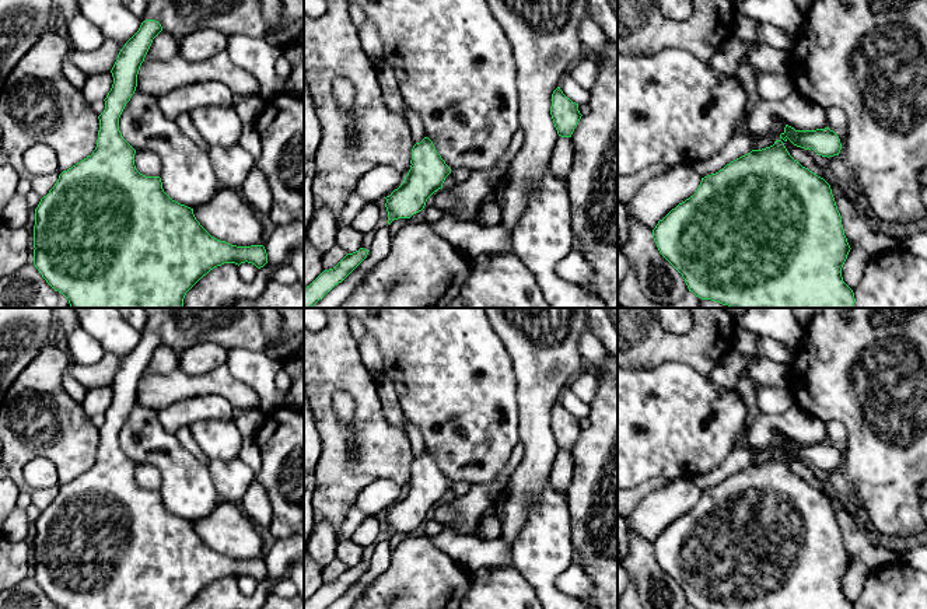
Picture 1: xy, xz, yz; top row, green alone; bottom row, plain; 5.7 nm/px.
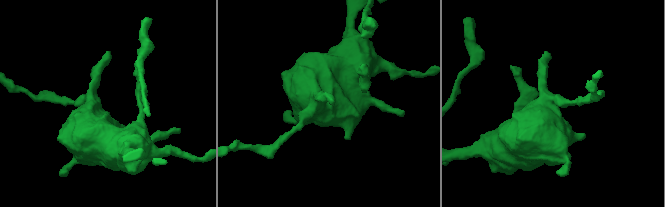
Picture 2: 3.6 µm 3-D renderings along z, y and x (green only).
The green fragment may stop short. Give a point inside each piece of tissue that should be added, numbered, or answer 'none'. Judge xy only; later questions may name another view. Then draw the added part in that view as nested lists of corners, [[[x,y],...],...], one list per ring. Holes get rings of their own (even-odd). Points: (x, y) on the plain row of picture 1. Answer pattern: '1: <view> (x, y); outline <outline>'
none

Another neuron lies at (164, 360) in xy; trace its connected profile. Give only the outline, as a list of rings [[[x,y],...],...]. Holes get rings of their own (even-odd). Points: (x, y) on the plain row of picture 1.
[[[161,344],[154,353],[153,357],[144,371],[147,372],[155,372],[155,374],[169,374],[175,371],[179,367],[179,356],[172,351],[169,347]]]

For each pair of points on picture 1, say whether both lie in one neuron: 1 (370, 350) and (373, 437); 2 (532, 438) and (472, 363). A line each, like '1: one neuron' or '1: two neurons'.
1: two neurons
2: two neurons

